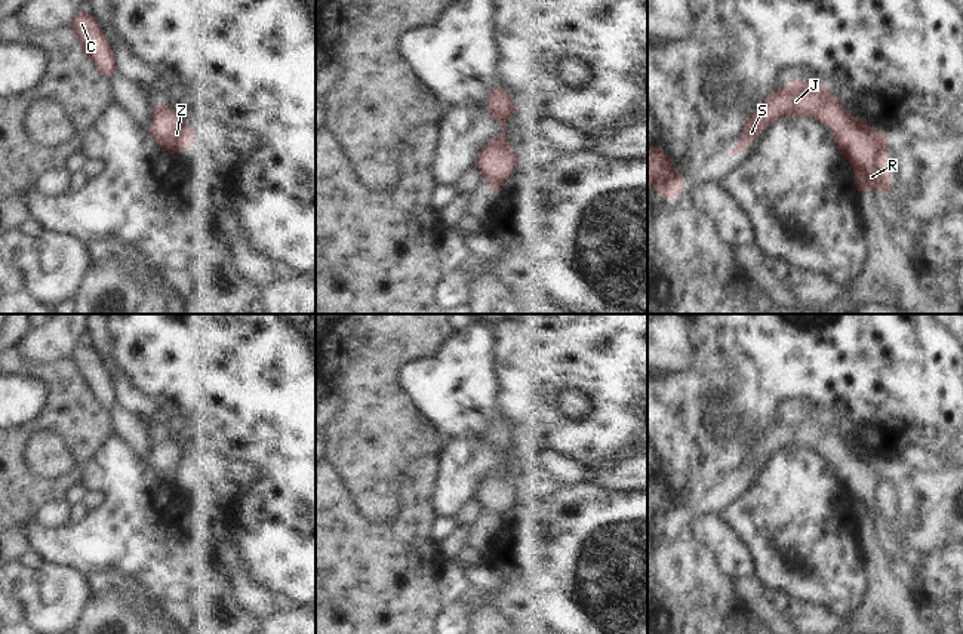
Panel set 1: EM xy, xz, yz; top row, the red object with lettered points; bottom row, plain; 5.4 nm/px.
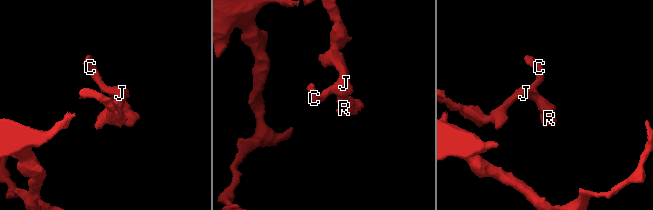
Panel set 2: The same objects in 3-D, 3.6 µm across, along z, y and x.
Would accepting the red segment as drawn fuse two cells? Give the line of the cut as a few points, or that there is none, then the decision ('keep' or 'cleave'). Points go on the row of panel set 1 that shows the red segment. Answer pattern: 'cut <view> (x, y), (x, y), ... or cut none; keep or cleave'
cut none; keep

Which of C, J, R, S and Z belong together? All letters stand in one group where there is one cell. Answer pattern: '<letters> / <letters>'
C J R S Z

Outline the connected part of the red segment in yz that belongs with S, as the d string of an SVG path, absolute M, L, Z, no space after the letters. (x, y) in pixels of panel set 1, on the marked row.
M793 80L772 92L747 119L742 135L727 157L747 148L784 116L809 116L831 126L839 151L855 167L855 193L877 190L886 196L890 191L893 185L887 161L890 139L843 111L837 93L812 80Z

